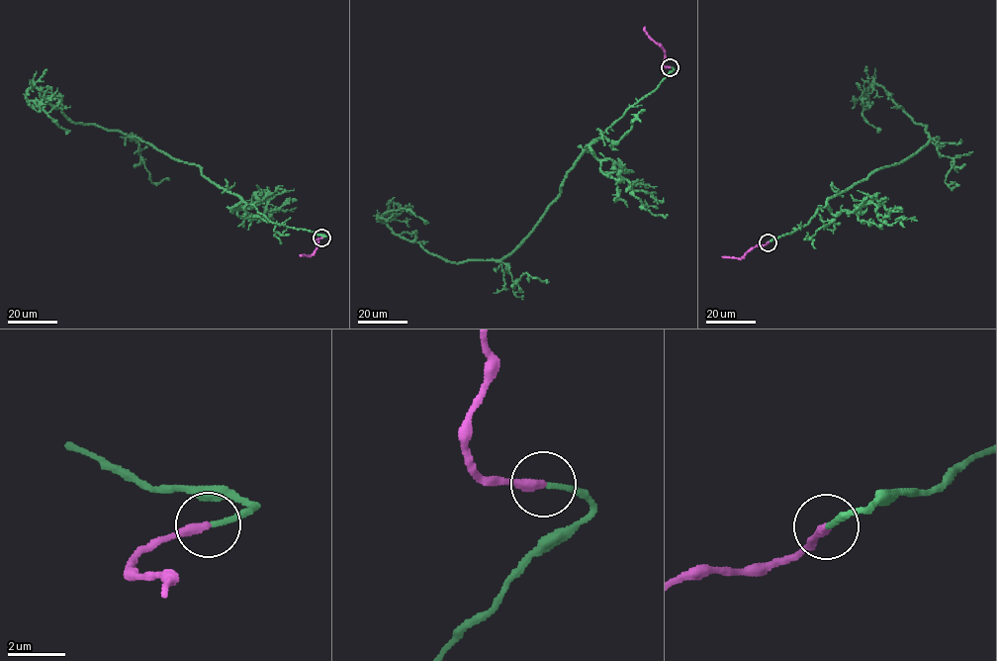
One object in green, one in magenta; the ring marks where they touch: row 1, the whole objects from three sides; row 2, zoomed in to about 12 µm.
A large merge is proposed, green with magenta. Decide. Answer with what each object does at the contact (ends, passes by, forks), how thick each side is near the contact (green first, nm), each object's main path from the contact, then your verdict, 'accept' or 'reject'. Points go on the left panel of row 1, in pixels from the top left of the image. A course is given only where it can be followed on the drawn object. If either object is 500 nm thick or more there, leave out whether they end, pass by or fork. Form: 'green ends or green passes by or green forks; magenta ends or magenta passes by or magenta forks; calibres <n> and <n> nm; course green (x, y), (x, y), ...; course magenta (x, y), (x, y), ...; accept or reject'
green ends; magenta ends; calibres 170 and 340 nm; course green (321, 237), (272, 223), (204, 176), (198, 165), (119, 131), (70, 121), (31, 86), (26, 98), (70, 131); course magenta (321, 237), (316, 241), (318, 244), (314, 253), (310, 256), (302, 255); accept

